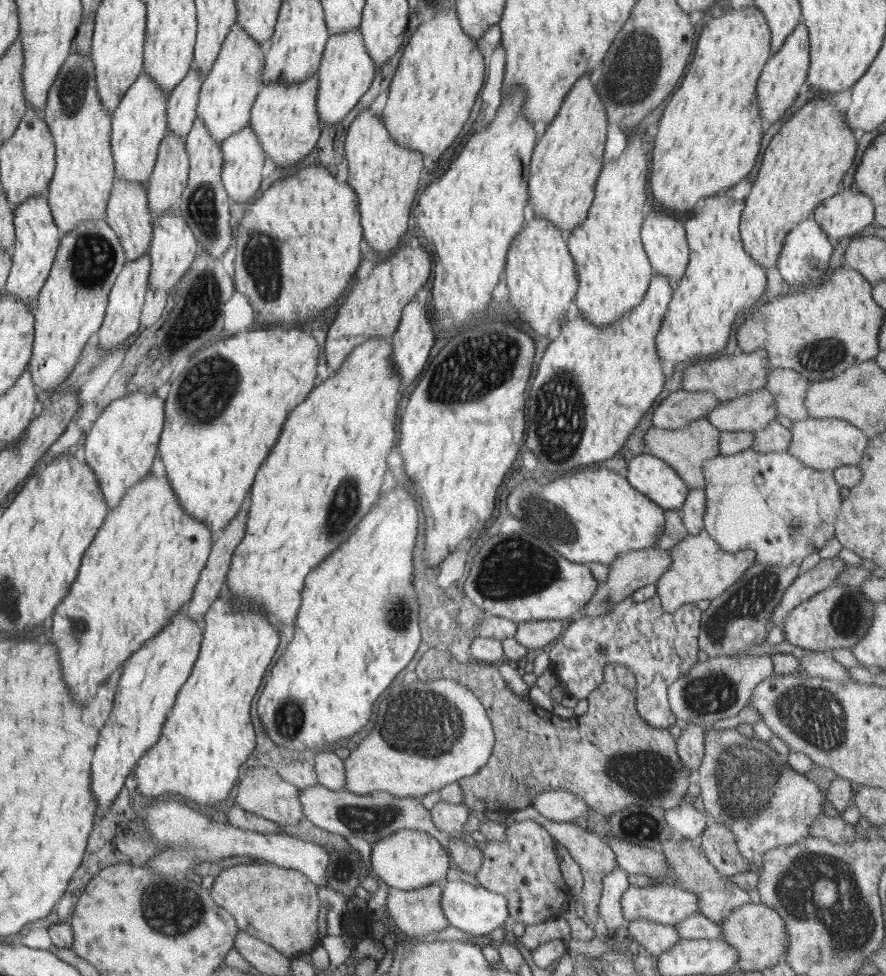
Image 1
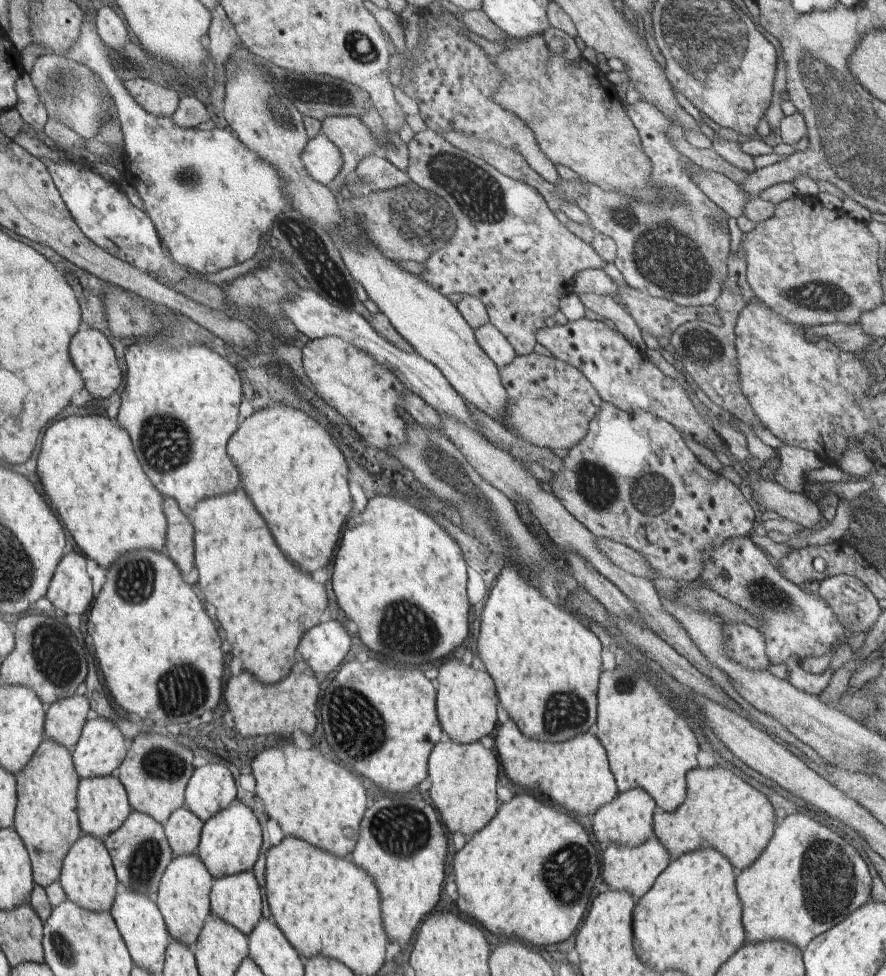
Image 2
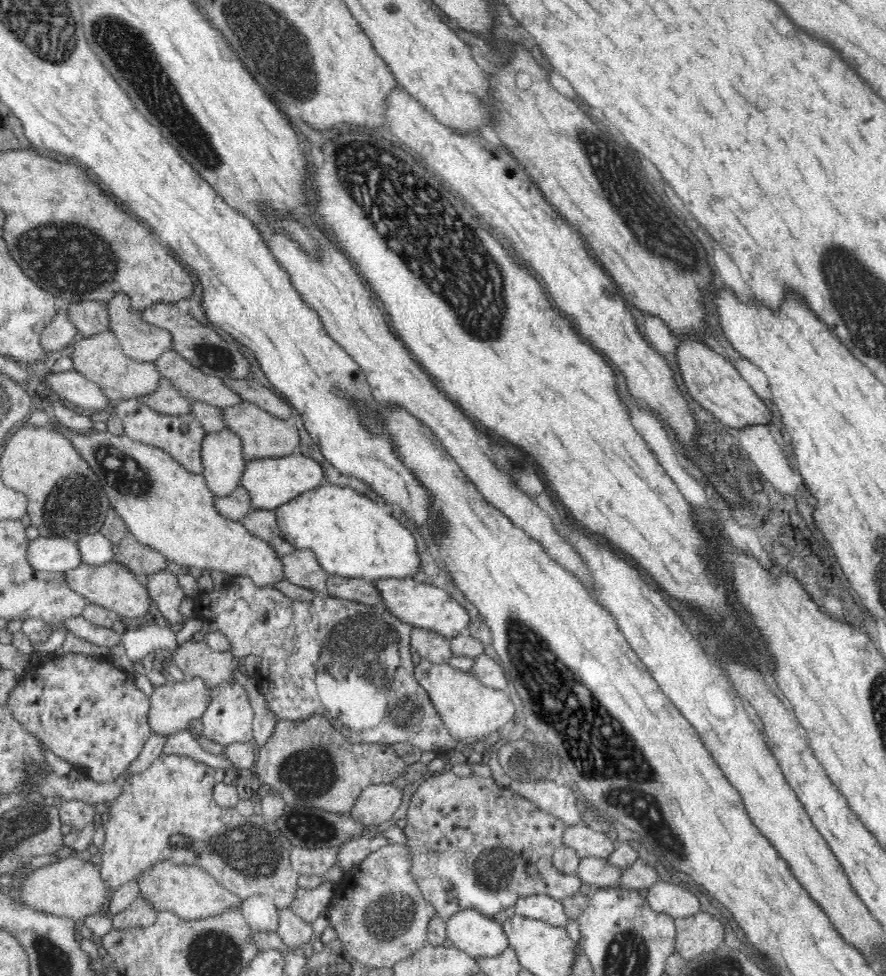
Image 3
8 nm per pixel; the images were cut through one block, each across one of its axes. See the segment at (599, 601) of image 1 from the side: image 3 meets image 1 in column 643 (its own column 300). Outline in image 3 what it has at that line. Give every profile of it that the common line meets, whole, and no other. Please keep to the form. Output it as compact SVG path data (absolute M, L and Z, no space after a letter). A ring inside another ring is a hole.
M295 549L282 557L284 580L308 591L325 593L328 574L320 567L316 554L310 549Z

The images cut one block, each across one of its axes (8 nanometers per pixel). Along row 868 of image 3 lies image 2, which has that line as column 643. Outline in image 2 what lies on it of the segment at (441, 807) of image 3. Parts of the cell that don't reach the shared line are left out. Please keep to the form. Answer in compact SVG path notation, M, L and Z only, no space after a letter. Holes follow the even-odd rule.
M603 402L601 409L590 421L586 436L578 445L569 449L569 453L564 458L564 469L559 473L554 473L552 490L555 497L564 505L564 508L581 522L595 537L611 538L617 543L624 543L643 555L646 560L651 561L651 566L659 578L672 578L678 581L696 581L703 572L703 552L708 548L726 542L728 539L736 537L751 537L758 524L756 522L756 512L748 504L748 500L742 496L742 492L730 482L728 476L723 476L716 472L716 468L709 468L692 452L692 444L688 444L688 437L680 432L671 421L664 420L660 416L653 415L648 411L636 411L631 413L619 409L616 405Z

